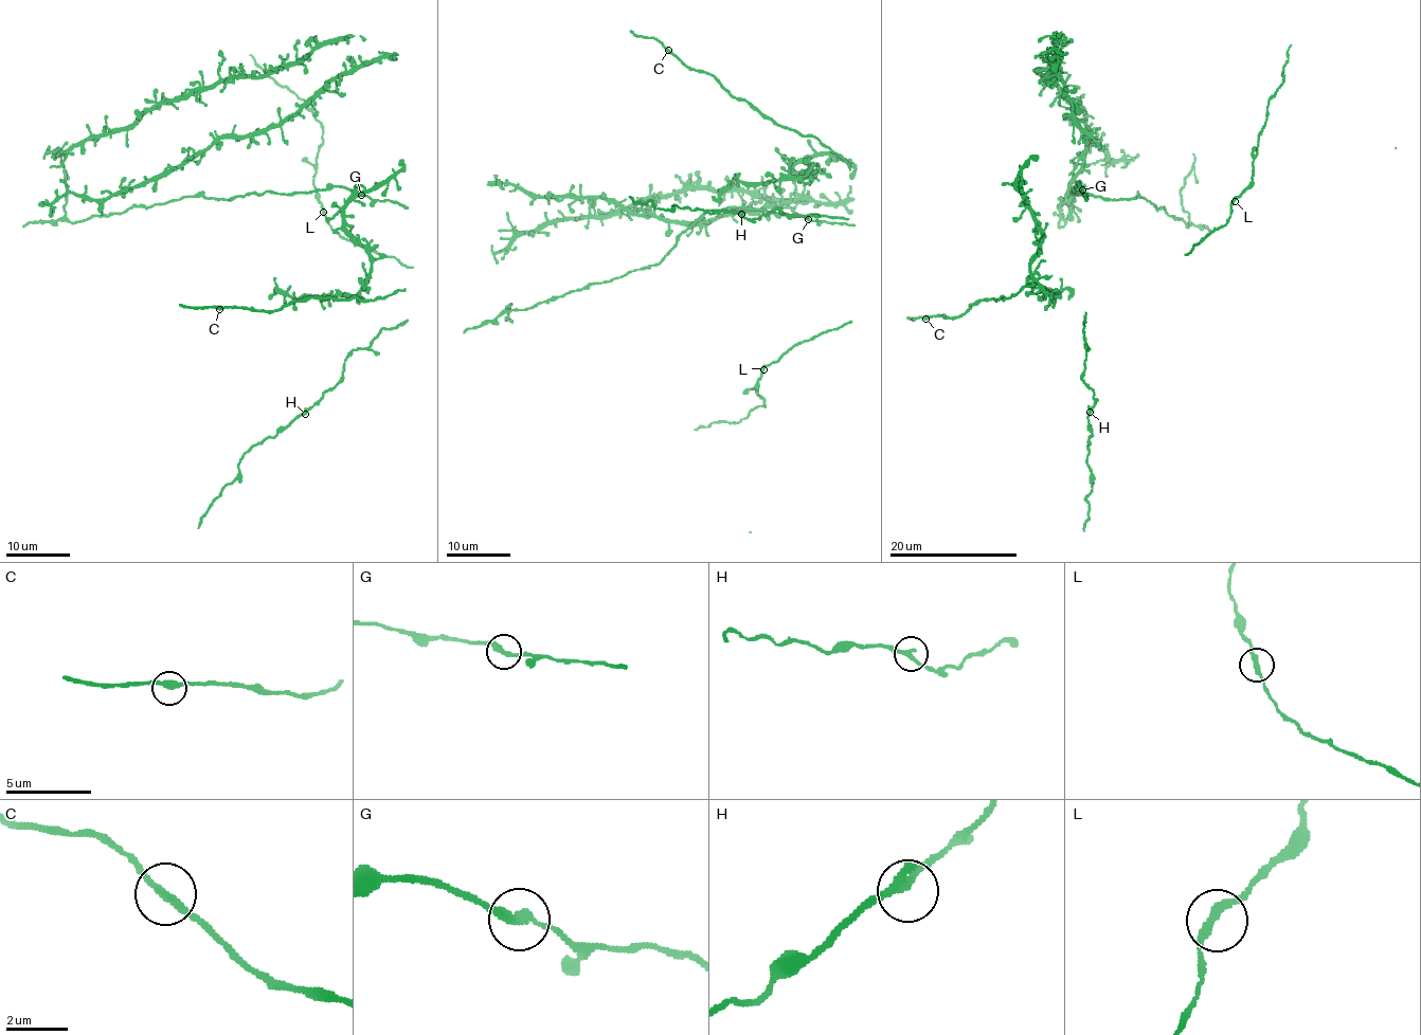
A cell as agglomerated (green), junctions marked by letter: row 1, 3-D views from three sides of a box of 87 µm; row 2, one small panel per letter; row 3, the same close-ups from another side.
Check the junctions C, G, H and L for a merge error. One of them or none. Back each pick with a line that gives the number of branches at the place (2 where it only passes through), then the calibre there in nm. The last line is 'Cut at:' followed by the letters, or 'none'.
Cut at: none

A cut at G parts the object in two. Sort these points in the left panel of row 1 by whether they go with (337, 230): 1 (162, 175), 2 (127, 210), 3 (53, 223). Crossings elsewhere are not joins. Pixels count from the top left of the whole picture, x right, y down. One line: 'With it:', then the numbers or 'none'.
With it: 1

